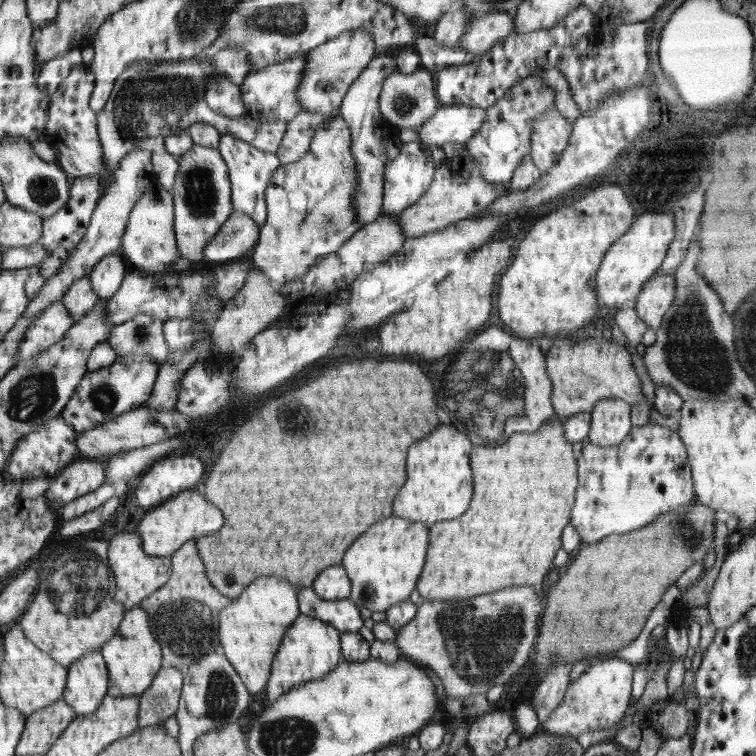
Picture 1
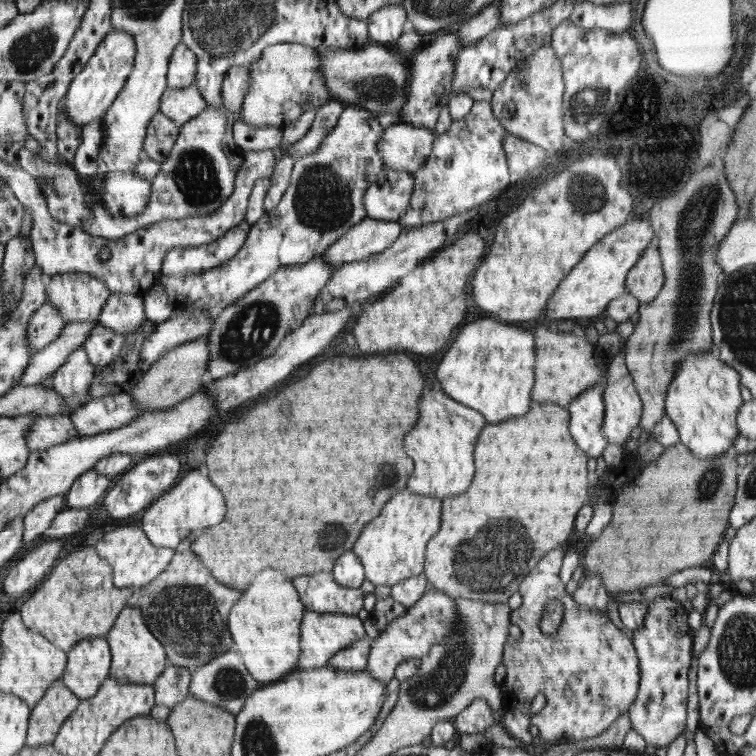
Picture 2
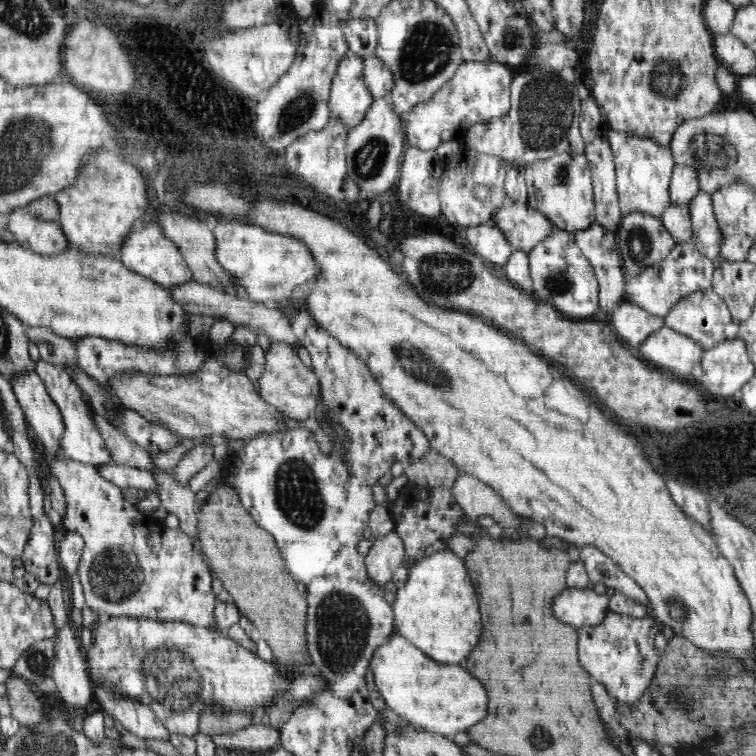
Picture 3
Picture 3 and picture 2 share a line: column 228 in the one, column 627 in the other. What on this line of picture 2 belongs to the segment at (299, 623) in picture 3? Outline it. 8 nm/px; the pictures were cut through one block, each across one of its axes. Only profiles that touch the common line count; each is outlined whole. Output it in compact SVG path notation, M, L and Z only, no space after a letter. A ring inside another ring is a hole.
M676 443L653 462L641 467L633 480L623 487L614 504L611 524L588 550L584 550L584 579L602 577L607 594L618 601L622 594L643 592L672 573L696 566L712 567L712 556L726 544L731 525L731 510L739 490L740 460L732 450L702 460L687 444Z

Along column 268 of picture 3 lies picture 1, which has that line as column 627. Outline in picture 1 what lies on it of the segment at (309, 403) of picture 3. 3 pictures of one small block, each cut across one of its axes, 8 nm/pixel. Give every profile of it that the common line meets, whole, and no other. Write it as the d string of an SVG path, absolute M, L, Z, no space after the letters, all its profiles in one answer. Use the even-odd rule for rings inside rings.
M560 340L556 348L548 350L548 376L554 382L551 399L555 414L560 418L568 418L579 412L591 412L596 403L606 399L621 398L628 404L636 406L639 402L648 402L642 391L642 382L632 364L632 354L622 344L596 344L596 340Z

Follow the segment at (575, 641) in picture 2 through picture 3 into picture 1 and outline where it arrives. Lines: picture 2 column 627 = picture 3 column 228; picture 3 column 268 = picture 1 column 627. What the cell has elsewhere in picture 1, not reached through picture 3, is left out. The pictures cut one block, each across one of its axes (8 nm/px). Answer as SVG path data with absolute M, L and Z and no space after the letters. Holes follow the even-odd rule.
M614 658L602 659L579 668L567 687L562 702L543 724L549 734L578 737L583 732L608 730L628 710L632 690L632 664Z

